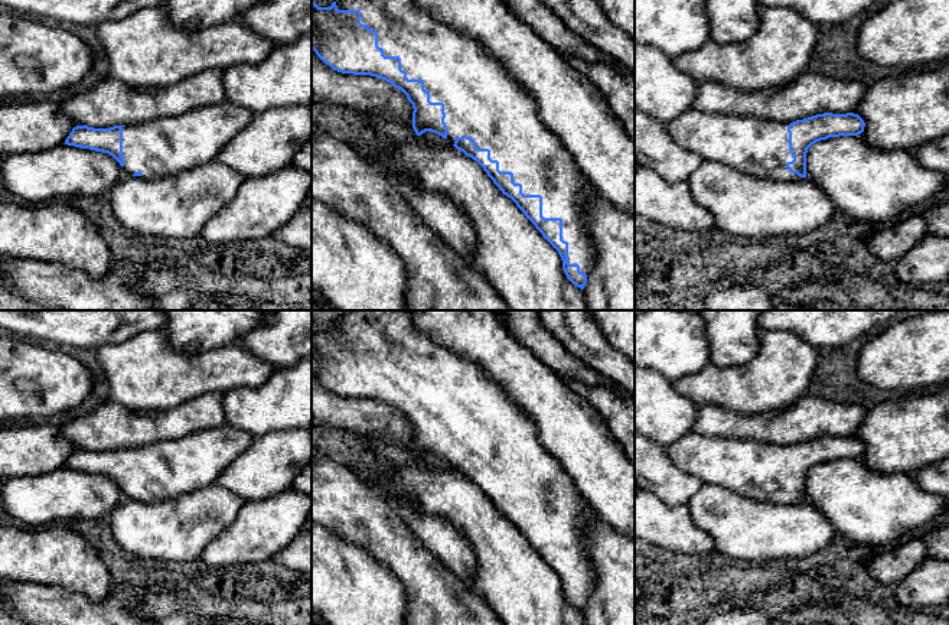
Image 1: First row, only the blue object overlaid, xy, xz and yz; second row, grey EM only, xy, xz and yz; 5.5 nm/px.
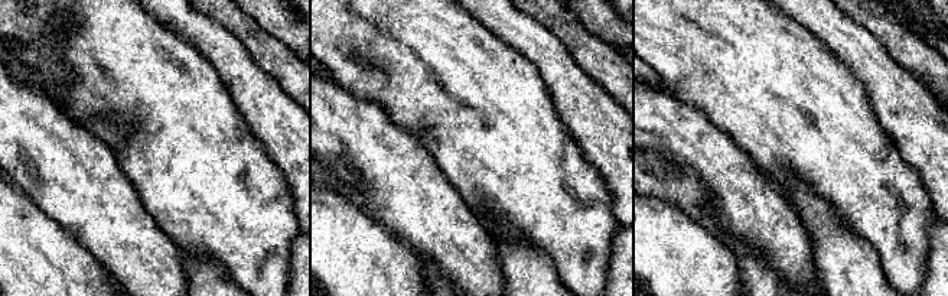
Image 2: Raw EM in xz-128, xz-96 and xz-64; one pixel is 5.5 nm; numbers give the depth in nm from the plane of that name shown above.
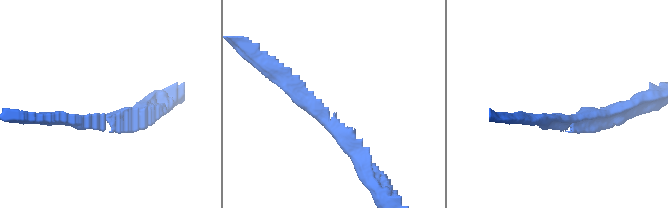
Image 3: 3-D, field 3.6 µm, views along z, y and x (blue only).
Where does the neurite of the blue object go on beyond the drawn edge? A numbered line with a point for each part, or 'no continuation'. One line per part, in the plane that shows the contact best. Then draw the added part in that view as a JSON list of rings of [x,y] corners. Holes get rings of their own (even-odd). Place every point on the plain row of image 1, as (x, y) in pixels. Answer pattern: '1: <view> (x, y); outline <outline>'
1: xz (480, 422); outline [[[340,310],[339,333],[359,333],[361,346],[378,355],[385,380],[400,380],[408,403],[423,403],[431,426],[443,426],[447,465],[472,460],[477,472],[489,472],[500,495],[512,495],[524,518],[542,520],[542,540],[562,543],[562,563],[568,566],[568,586],[588,598],[596,573],[586,547],[586,528],[594,510],[575,488],[564,466],[545,450],[535,423],[473,361],[438,344],[420,329],[410,310]]]

